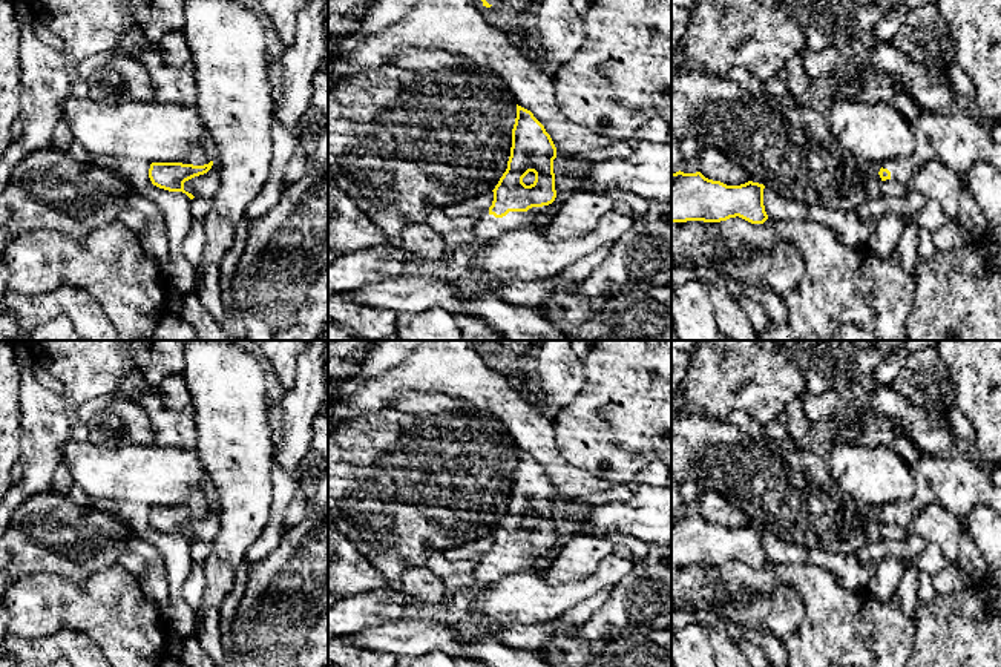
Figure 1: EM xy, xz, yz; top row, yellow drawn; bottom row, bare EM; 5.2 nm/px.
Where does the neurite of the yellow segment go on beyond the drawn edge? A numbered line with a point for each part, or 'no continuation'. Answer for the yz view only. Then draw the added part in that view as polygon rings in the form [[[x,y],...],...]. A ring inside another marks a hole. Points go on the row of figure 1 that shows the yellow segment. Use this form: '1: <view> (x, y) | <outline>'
1: yz (958, 140) | [[[923,110],[911,127],[915,152],[883,164],[883,169],[891,172],[891,179],[906,182],[927,161],[938,161],[958,176],[966,175],[980,161],[1001,170],[1001,143],[990,136],[986,121],[973,110]]]

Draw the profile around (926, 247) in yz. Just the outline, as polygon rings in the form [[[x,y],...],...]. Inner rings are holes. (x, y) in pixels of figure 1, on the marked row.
[[[926,228],[918,230],[917,251],[918,251],[920,258],[929,258],[938,251],[935,244],[934,244],[932,233]]]

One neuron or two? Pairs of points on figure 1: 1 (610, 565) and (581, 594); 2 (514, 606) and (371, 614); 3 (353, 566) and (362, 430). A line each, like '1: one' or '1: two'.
1: one
2: one
3: two

